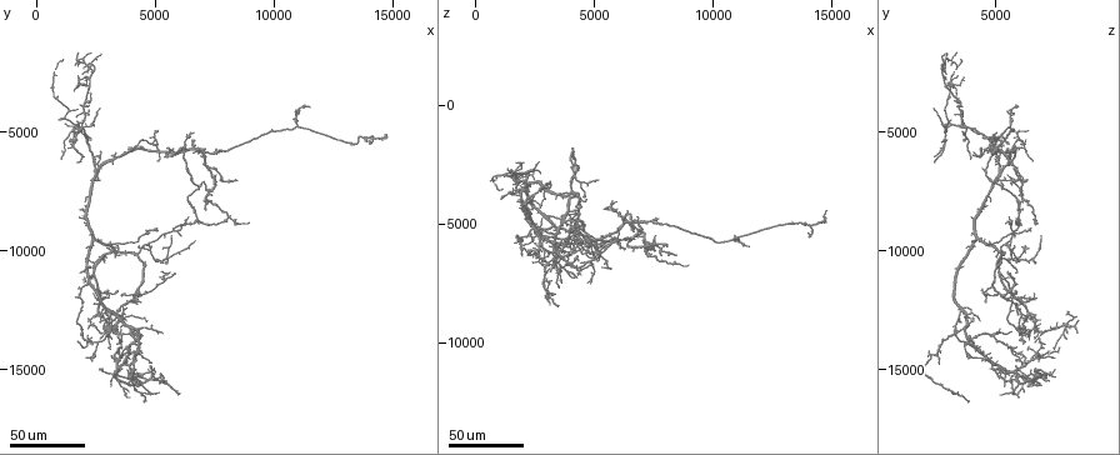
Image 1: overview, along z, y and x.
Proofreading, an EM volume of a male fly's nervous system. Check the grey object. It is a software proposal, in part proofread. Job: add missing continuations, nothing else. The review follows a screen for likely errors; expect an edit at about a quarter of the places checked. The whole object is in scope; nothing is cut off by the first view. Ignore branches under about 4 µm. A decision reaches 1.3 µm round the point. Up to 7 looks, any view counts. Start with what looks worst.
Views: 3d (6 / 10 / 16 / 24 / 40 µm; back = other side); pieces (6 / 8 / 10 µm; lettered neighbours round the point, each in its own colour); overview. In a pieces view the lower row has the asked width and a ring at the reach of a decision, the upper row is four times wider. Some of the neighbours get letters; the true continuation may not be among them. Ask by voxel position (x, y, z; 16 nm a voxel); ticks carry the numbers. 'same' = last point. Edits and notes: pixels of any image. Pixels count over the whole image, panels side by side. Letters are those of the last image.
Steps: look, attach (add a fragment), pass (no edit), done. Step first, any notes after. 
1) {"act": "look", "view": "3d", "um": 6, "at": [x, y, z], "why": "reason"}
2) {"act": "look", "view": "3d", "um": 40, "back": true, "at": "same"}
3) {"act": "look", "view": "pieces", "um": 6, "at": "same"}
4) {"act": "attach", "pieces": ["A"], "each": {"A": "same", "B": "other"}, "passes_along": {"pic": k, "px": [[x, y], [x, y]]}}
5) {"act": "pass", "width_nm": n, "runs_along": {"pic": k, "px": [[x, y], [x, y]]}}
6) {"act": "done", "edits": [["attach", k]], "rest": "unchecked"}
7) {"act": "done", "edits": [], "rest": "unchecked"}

{"act": "look", "view": "3d", "um": 24, "at": [900, 4500, 2900], "why": "branch stops here"}

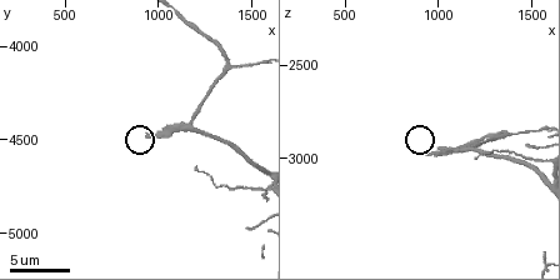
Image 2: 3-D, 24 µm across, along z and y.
{"act": "look", "view": "3d", "um": 6, "at": [940, 4500, 2980], "why": "closer look"}

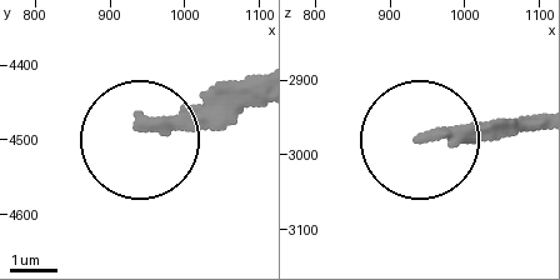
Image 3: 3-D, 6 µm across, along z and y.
{"act": "look", "view": "pieces", "um": 6, "at": [945, 4480, 2975]}

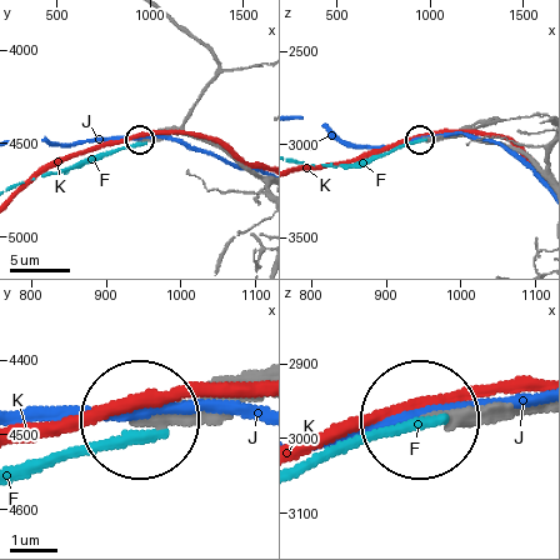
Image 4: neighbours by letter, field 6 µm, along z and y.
{"act": "pass", "each": {"F": "other", "J": "other", "K": "other"}, "runs_along": {"pic": 4, "px": [[258, 178], [206, 141], [183, 134], [141, 139]]}, "found": "no lettered fragment goes on from it"}

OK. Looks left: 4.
{"act": "look", "view": "3d", "um": 24, "at": [1800, 8300, 4400], "why": "tapers out"}

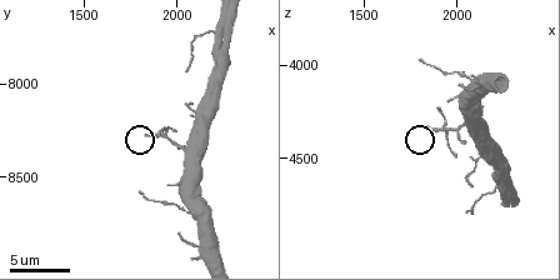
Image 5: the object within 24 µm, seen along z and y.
{"act": "look", "view": "pieces", "um": 6, "at": [1820, 8280, 4340]}

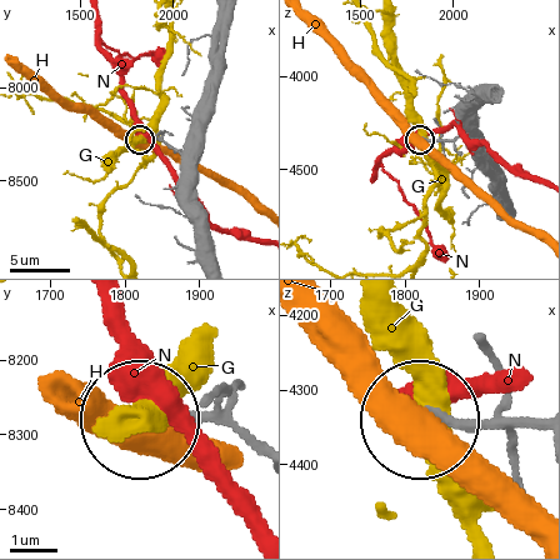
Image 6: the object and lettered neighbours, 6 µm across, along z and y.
{"act": "pass", "each": {"G": "other", "H": "other", "N": "other"}, "runs_along": {"pic": 6, "px": [[536, 416], [433, 416]]}, "found": "none of them fits"}

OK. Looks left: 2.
{"act": "look", "view": "3d", "um": 24, "at": [3200, 14400, 7000], "why": "branch stops here"}

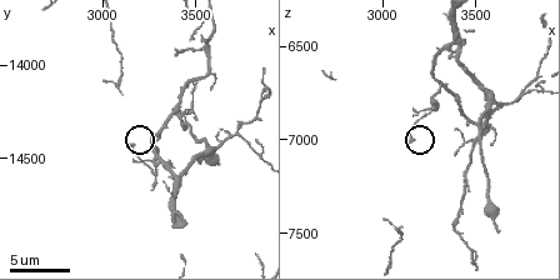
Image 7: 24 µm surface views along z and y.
{"act": "look", "view": "pieces", "um": 8, "at": [3160, 14420, 7020], "why": "what lies round it"}

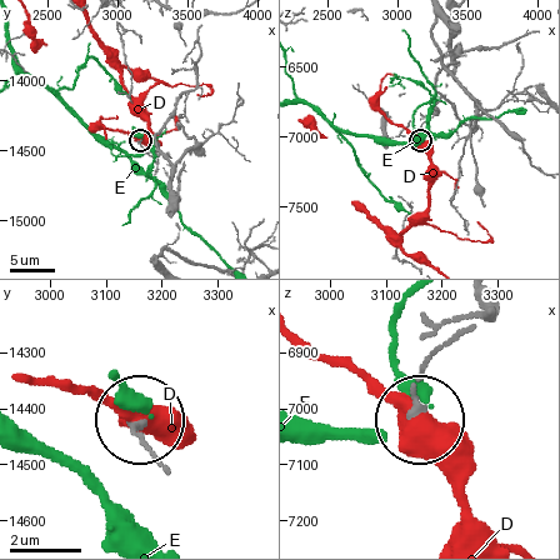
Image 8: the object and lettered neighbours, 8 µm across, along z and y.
{"act": "pass", "each": {"D": "other", "E": "other"}, "found": "none of them fits"}

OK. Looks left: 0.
{"act": "done", "edits": [], "rest": "unchecked"}

